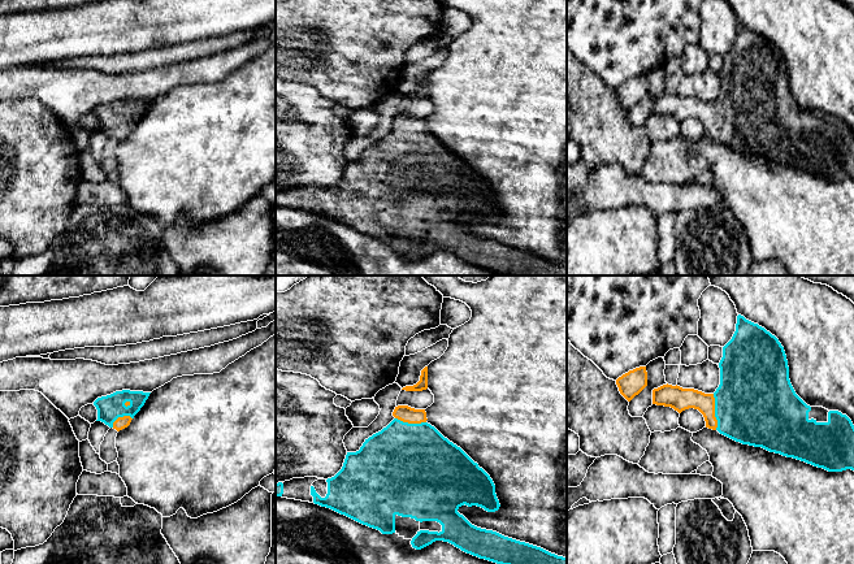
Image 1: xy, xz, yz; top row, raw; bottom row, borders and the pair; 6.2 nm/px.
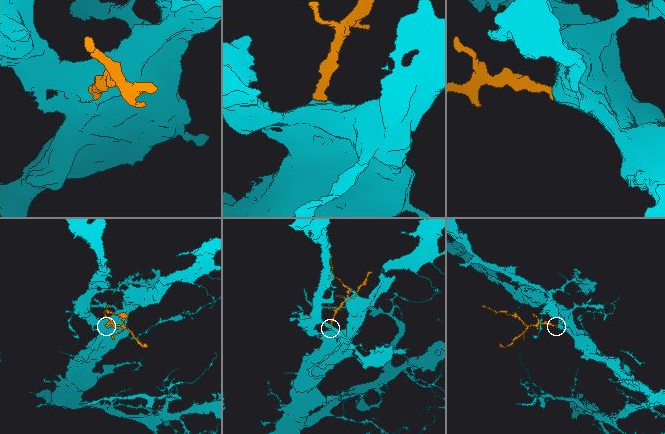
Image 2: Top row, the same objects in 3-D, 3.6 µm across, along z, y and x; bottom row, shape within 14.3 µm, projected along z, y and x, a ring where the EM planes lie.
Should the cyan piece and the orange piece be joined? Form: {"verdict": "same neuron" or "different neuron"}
{"verdict": "same neuron"}

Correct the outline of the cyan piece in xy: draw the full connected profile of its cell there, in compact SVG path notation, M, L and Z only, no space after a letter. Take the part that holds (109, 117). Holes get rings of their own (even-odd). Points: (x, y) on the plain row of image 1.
M122 99L97 107L94 114L97 129L117 140L127 136L134 125L140 120L151 101Z

